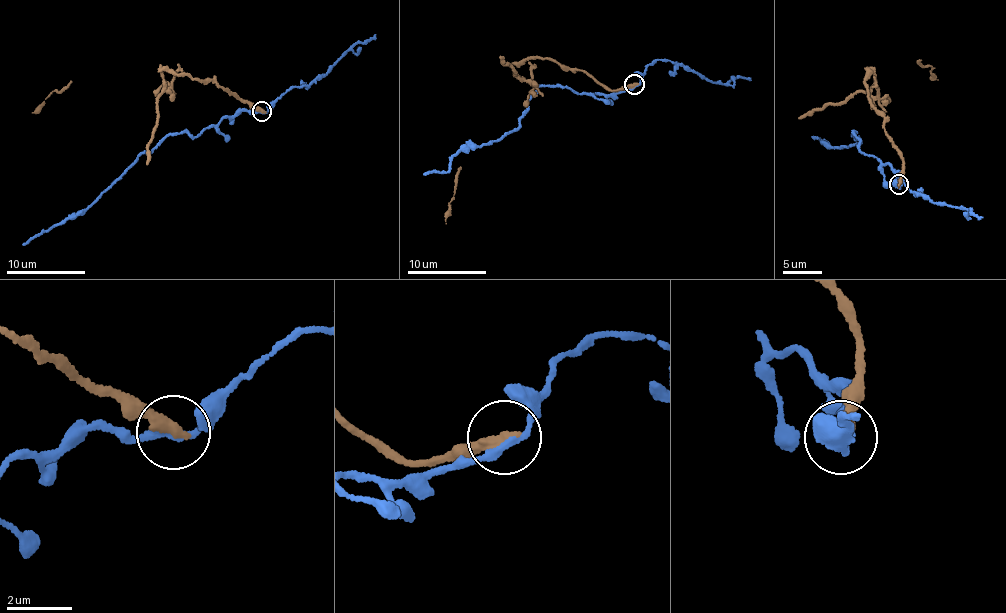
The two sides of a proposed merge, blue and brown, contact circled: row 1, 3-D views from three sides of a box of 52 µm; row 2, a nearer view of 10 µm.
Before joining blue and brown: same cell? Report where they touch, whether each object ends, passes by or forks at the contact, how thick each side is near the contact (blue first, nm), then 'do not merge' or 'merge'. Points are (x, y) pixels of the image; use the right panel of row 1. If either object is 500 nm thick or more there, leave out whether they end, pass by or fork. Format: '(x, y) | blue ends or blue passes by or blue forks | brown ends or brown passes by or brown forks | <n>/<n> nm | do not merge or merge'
(898, 184) | blue passes by | brown ends | 200/420 nm | do not merge

